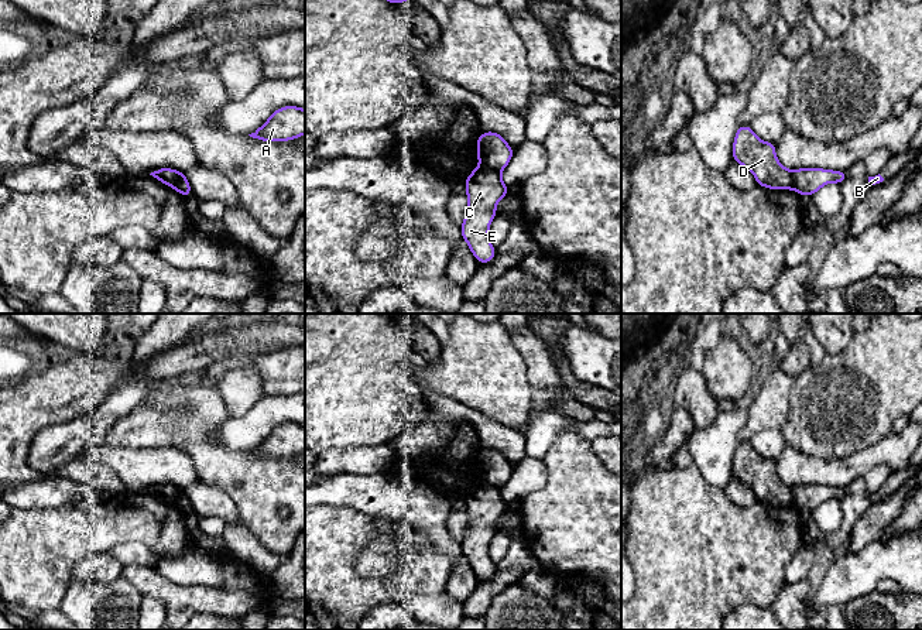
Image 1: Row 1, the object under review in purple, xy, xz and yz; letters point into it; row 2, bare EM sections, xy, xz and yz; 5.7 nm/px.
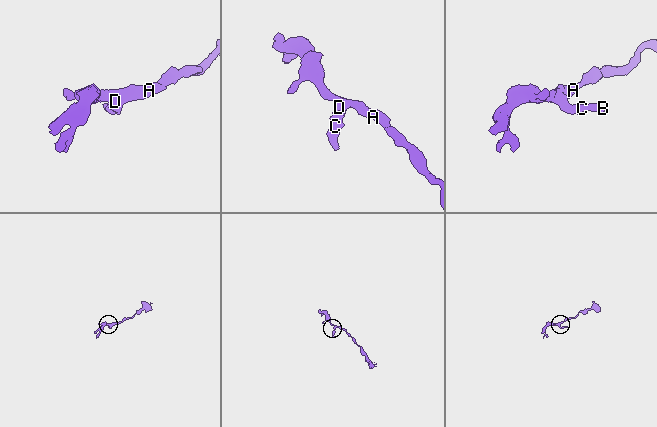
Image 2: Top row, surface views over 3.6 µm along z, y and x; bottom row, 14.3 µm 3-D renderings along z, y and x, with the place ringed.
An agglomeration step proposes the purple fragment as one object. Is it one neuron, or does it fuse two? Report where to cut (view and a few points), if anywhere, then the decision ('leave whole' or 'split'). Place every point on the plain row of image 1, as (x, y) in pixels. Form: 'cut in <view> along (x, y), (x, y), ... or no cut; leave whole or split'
cut in xz along (482, 479), (499, 489); split

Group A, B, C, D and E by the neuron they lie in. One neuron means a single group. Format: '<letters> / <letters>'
A D / B C E

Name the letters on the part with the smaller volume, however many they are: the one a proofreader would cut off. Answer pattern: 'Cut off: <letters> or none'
Cut off: B, C, E

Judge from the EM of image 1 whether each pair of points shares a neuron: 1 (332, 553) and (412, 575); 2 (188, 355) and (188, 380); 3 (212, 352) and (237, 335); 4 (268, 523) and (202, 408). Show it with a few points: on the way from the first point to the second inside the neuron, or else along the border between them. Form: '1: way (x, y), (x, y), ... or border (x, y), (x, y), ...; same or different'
1: way (348, 574), (362, 588), (391, 588); same
2: border (201, 372), (165, 377), (158, 383); different
3: way (218, 346), (232, 341); same
4: way (259, 493), (239, 473), (232, 472), (201, 438); same

